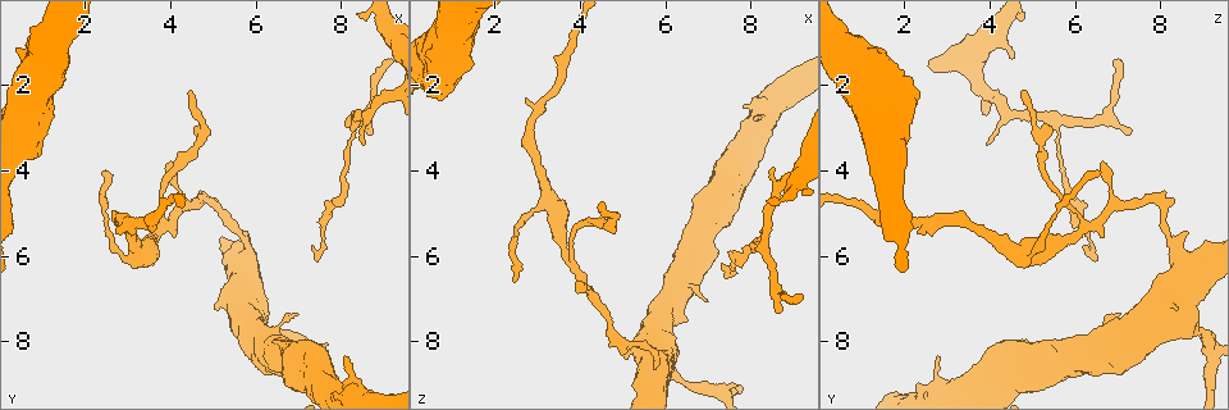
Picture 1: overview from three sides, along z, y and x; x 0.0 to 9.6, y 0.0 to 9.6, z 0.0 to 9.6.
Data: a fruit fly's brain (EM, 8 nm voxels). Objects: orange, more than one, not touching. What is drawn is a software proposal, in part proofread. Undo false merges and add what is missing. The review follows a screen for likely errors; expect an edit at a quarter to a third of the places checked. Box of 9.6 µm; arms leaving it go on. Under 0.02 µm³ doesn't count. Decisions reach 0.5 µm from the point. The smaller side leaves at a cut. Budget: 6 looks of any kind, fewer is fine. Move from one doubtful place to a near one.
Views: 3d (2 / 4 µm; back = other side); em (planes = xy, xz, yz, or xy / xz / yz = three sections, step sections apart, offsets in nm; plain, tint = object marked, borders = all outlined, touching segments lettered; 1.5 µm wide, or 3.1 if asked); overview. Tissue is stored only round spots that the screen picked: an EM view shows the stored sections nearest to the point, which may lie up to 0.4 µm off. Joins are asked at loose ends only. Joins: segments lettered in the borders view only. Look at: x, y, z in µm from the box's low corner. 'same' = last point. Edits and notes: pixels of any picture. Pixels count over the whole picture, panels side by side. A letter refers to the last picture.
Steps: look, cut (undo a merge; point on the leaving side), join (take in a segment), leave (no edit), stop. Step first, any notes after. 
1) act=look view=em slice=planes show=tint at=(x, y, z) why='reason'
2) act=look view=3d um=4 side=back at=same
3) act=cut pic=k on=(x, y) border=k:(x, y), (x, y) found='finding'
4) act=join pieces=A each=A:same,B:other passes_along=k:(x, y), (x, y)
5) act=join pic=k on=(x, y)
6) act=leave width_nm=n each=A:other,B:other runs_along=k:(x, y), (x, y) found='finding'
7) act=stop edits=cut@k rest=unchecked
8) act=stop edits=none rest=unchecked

act=look view=3d um=2 at=(8.30, 2.90, 5.35) why='two arms in line, one across'

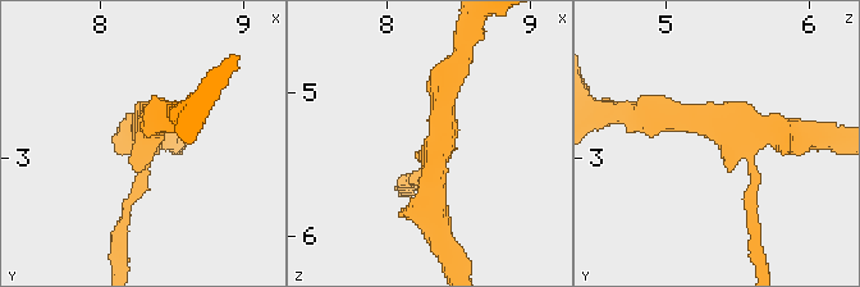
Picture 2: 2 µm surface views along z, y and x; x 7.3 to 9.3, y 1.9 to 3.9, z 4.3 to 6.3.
act=look view=em slice=planes show=borders at=(8.32, 2.86, 5.40) arms=3

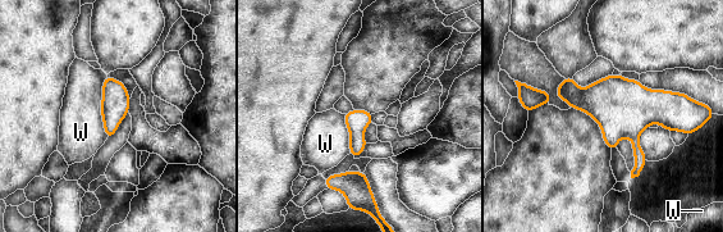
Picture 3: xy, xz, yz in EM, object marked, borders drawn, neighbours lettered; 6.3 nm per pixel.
act=leave width_nm=140 each=W:other border=3:(106, 74), (101, 99), (105, 139) found='all the same neuron'

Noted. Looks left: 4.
act=look view=em slice=xz step=4 show=tint at=(7.00, 7.40, 7.05) why='free end'

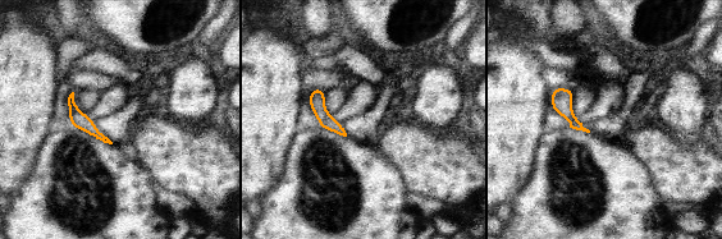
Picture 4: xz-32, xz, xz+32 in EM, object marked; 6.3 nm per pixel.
act=look view=em slice=xz step=4 show=borders at=same why='see the neighbours'

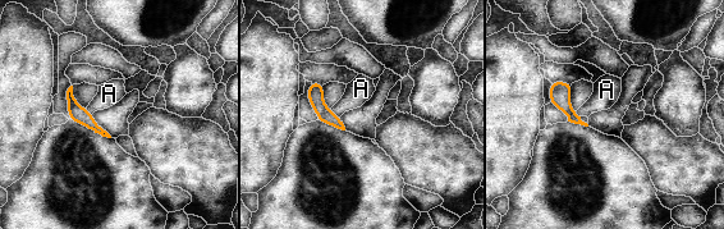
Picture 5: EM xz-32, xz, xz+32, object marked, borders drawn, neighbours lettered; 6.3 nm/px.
act=leave each=A:other runs_along=5:(312, 86), (319, 106), (339, 124) found='no lettered segment goes on from it'

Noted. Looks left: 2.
act=look view=em slice=xy step=4 show=tint at=(2.45, 3.95, 6.60) why='thin end'

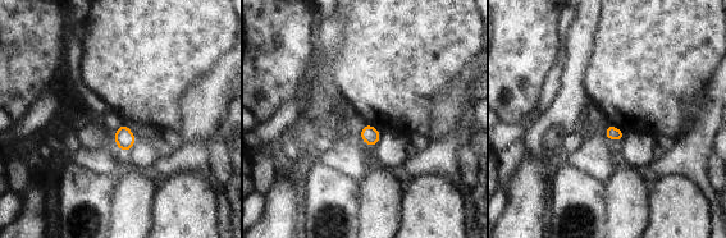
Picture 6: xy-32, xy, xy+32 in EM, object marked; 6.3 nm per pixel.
act=look view=em slice=planes show=borders at=same why='cut it another way'

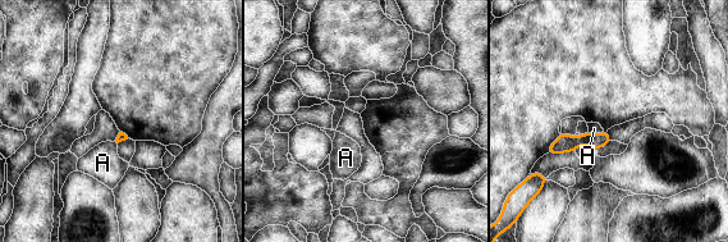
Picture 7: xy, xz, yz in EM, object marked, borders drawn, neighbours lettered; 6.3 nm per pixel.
act=leave each=A:other found='no lettered segment goes on from it'

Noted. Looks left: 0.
act=stop edits=none rest=unchecked

